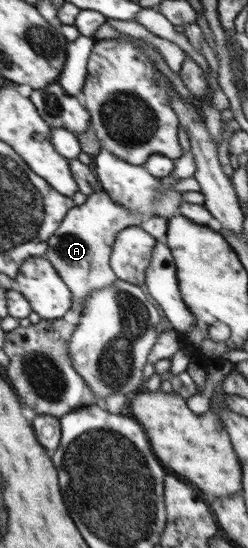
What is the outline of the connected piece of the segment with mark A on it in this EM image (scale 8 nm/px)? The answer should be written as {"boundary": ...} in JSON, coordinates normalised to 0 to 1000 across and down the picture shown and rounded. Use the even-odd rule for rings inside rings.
{"boundary":[[[415,347],[379,350],[343,370],[278,381],[226,429],[194,440],[173,469],[214,484],[246,511],[278,524],[290,562],[310,573],[331,573],[351,542],[379,529],[431,526],[476,511],[444,484],[444,458],[472,427],[520,412],[565,412],[589,400],[565,387],[528,387],[456,369]]]}

